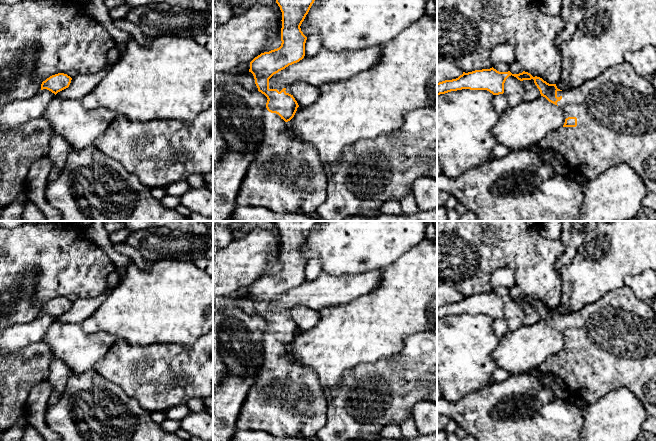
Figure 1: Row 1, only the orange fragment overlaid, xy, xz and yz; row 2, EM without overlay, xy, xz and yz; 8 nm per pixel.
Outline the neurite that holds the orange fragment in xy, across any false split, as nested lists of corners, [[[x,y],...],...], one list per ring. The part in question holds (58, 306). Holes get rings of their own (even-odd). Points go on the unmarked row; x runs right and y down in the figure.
[[[58,297],[50,300],[41,308],[41,314],[47,313],[54,317],[55,319],[68,312],[71,307],[72,302],[64,297]]]

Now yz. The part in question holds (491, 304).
[[[627,285],[615,288],[598,301],[569,314],[560,314],[556,308],[549,308],[525,295],[512,298],[492,291],[463,296],[456,303],[437,307],[437,319],[462,313],[503,318],[504,307],[511,299],[520,305],[533,303],[541,320],[564,336],[564,349],[547,358],[539,367],[541,372],[562,378],[570,395],[588,404],[596,403],[610,391],[626,387],[641,401],[647,415],[656,418],[656,314],[651,305],[639,300]]]

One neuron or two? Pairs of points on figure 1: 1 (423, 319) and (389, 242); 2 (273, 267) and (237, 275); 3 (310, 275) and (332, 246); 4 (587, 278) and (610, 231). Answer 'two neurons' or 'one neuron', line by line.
1: two neurons
2: two neurons
3: two neurons
4: one neuron

